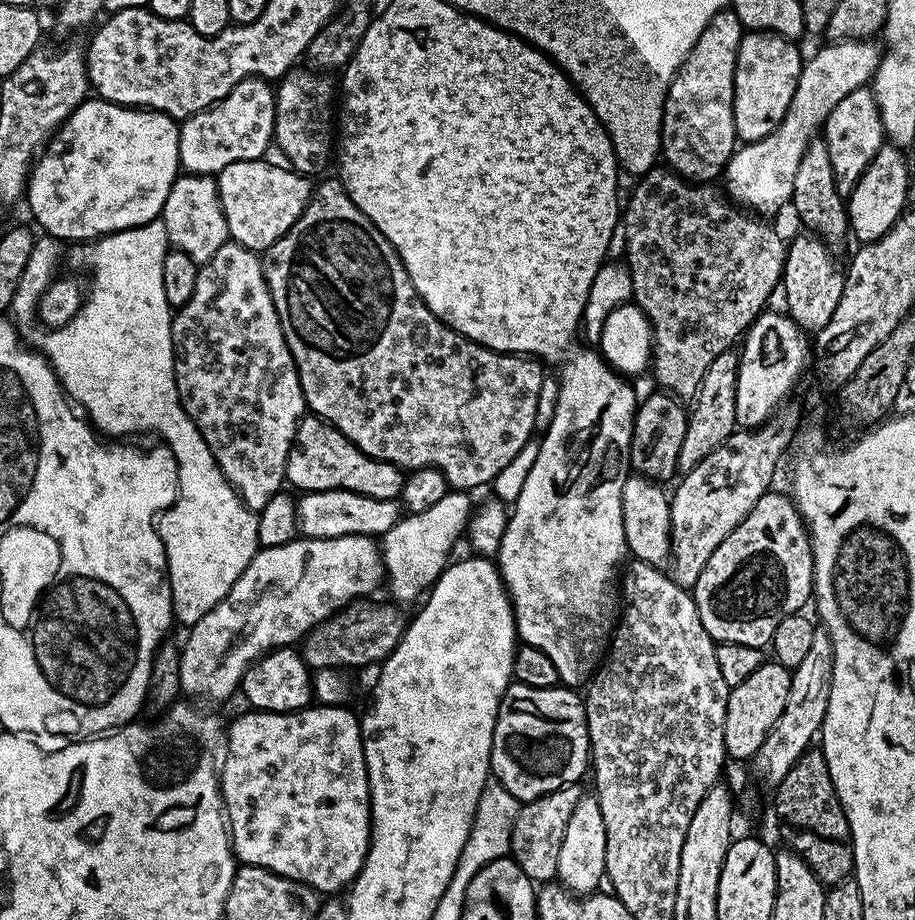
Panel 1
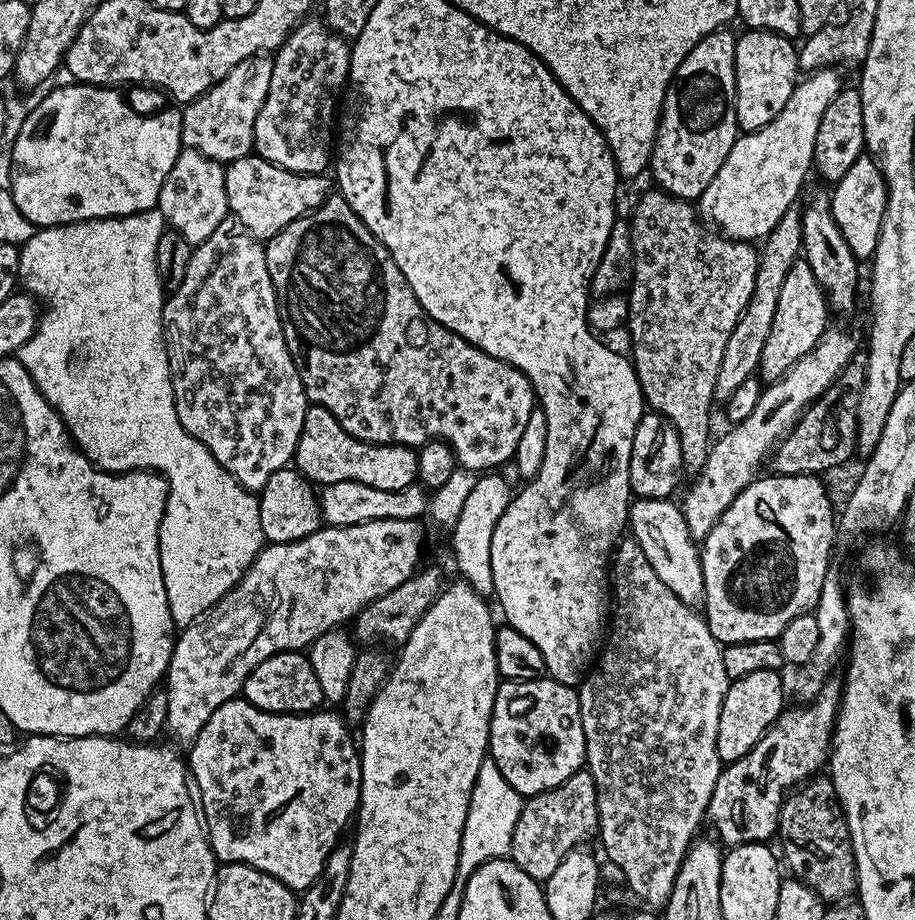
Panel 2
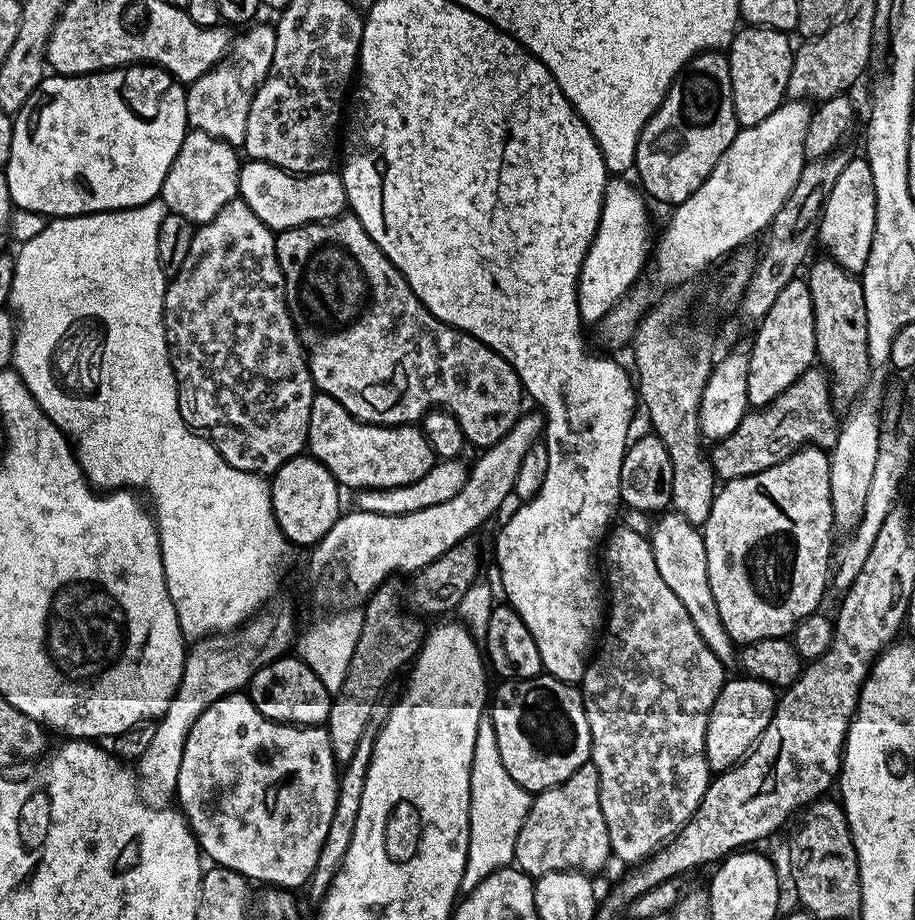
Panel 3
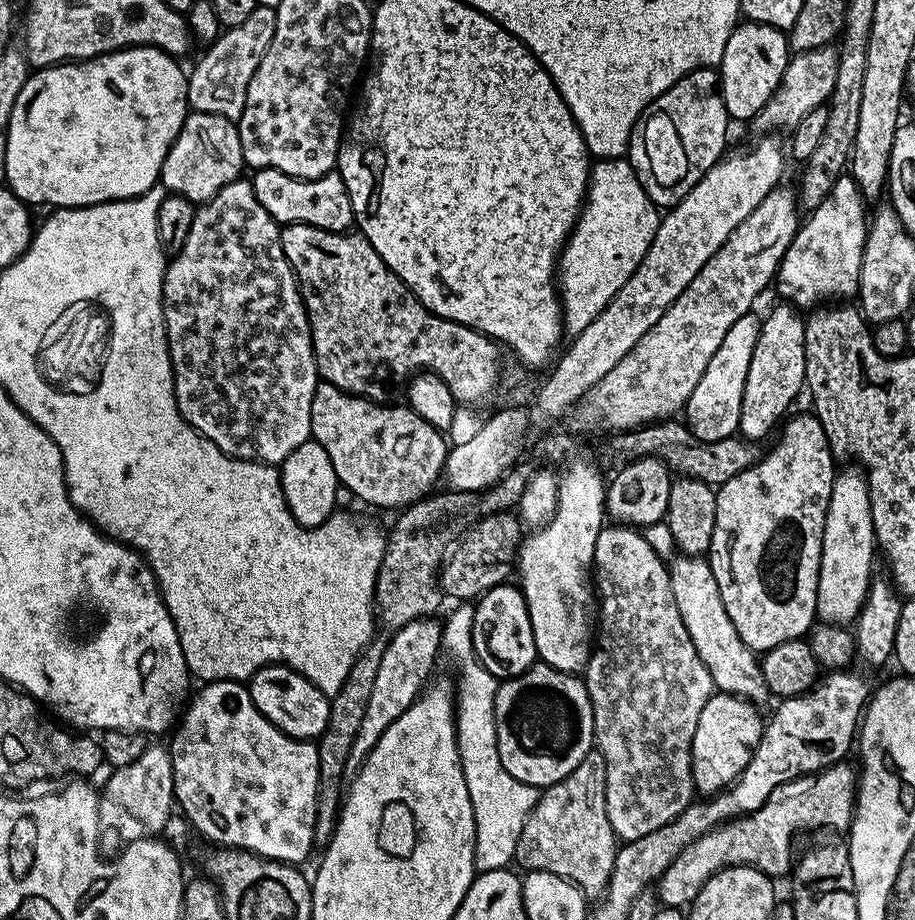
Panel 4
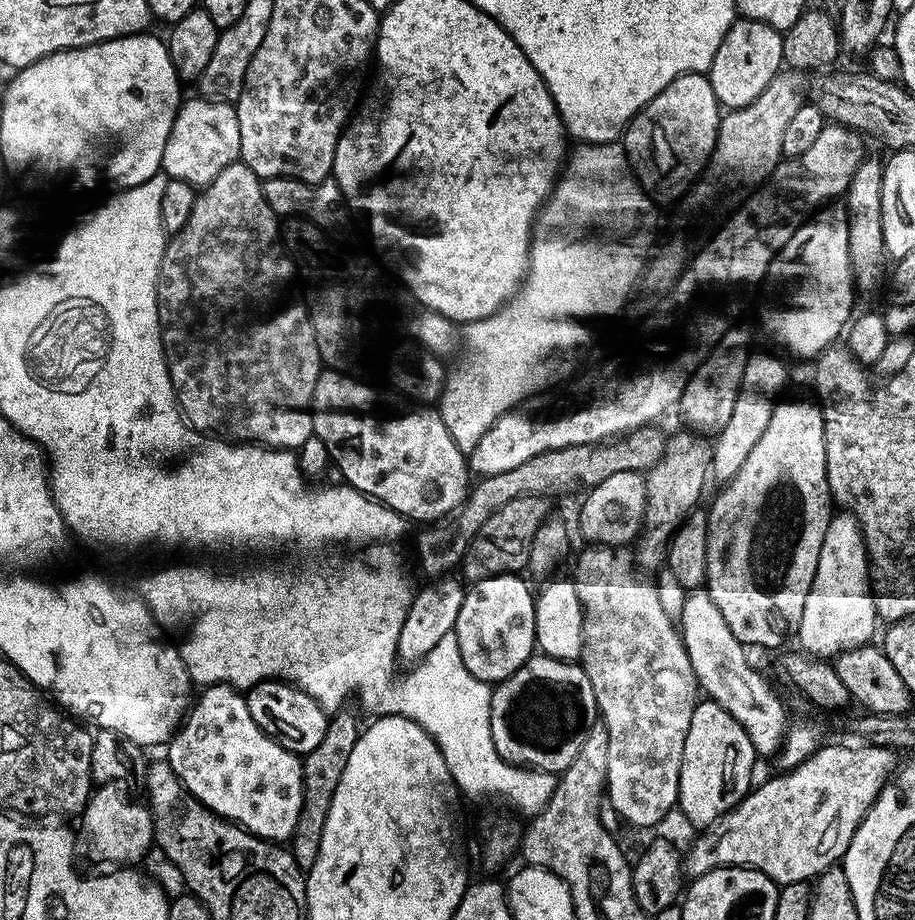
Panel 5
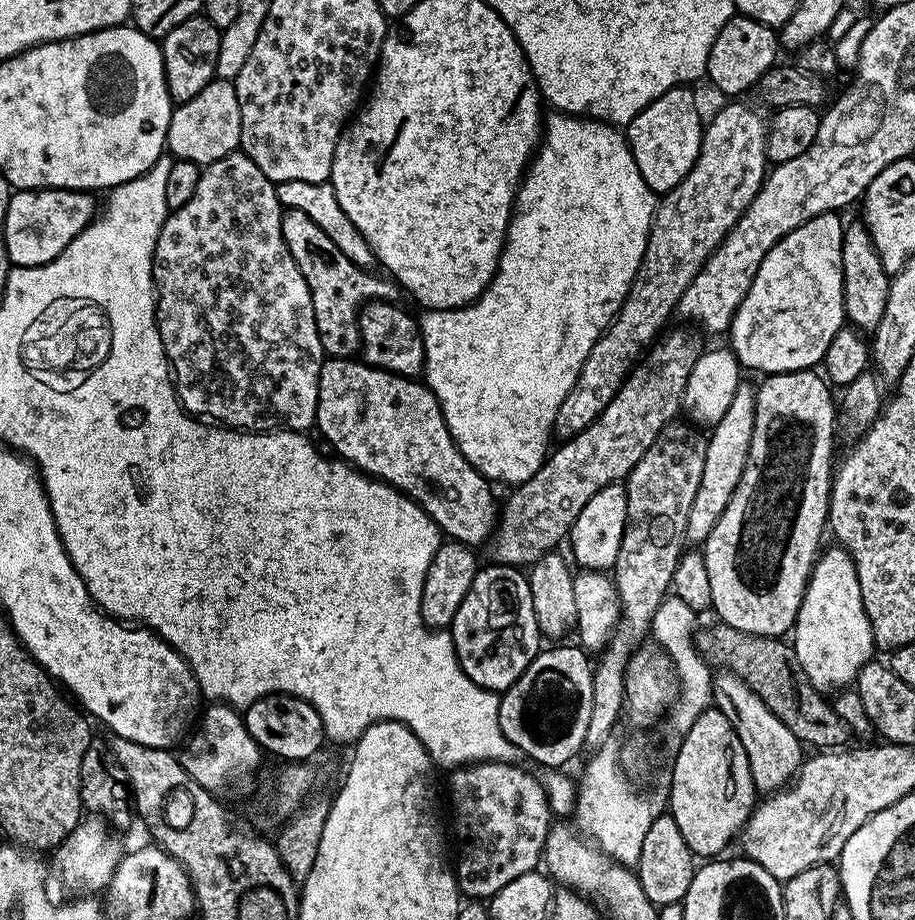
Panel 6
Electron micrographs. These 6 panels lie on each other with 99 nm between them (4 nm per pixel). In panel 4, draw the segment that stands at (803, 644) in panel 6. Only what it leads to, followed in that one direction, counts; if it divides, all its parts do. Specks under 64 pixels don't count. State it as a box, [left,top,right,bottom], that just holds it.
[816,466,877,626]

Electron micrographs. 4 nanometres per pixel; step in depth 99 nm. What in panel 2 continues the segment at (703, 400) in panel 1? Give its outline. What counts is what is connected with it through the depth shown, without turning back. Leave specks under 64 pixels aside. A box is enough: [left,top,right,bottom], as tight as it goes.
[714,207,802,402]

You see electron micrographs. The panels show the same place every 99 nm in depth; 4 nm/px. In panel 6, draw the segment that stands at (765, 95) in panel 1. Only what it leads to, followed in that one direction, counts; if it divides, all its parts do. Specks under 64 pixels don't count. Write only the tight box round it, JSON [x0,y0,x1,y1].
[707,14,778,98]

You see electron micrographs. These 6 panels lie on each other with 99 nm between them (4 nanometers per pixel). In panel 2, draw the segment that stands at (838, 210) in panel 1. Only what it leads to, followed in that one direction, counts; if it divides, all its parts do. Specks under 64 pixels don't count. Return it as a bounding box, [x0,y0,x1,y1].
[802,191,861,313]

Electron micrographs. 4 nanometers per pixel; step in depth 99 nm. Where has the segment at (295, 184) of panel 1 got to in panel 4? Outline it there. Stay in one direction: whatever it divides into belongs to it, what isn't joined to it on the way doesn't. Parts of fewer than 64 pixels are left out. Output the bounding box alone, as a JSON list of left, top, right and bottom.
[251,168,356,233]

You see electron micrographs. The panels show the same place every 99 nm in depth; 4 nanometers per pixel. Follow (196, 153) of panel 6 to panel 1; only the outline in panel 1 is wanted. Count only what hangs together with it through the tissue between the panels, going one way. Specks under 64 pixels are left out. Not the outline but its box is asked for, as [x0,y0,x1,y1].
[162,175,229,266]

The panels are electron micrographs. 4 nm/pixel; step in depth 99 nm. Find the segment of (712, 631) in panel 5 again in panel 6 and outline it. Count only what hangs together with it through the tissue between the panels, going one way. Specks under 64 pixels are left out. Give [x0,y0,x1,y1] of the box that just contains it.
[712,671,802,794]

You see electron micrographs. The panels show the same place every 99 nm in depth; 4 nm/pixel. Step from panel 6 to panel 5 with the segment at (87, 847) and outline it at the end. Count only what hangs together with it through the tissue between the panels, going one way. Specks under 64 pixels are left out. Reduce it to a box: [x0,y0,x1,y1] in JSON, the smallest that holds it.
[82,782,154,866]

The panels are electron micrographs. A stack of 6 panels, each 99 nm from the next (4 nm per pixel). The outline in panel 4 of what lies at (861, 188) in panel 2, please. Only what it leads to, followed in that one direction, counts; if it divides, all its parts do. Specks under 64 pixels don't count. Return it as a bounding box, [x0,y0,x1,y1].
[774,174,868,310]

